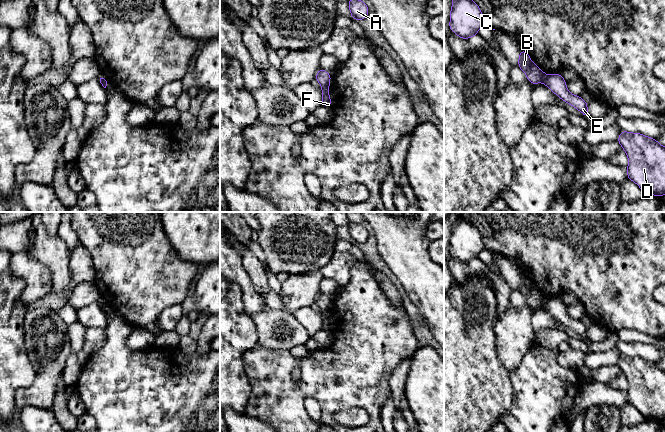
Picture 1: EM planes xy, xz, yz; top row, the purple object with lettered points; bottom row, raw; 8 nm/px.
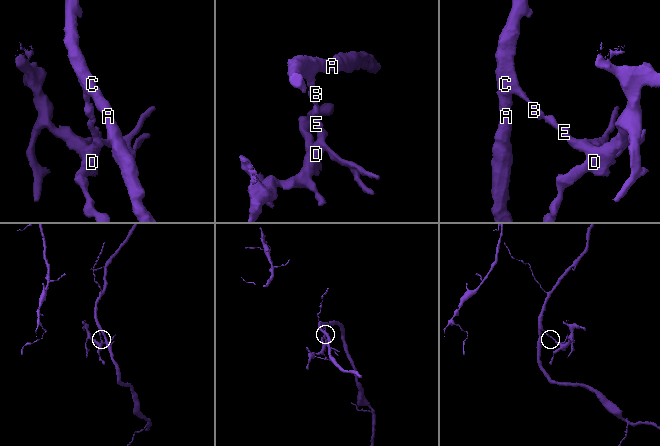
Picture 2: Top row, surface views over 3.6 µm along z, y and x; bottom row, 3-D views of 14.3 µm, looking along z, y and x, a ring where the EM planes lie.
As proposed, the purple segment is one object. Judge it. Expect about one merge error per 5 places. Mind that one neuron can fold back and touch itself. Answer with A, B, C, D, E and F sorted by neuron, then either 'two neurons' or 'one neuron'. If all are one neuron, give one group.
groups A B C / D E F; two neurons

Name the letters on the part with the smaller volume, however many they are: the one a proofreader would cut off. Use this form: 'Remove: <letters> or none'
Remove: D, E, F

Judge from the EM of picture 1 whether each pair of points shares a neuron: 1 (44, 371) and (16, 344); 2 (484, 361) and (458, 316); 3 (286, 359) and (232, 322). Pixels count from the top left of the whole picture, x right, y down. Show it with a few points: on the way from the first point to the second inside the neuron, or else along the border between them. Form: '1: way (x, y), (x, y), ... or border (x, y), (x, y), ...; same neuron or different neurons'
1: border (23, 333), (27, 358), (33, 368), (34, 379); different neurons
2: way (473, 350), (458, 335), (458, 327); same neuron
3: border (258, 346), (248, 349), (243, 354), (244, 366); different neurons

